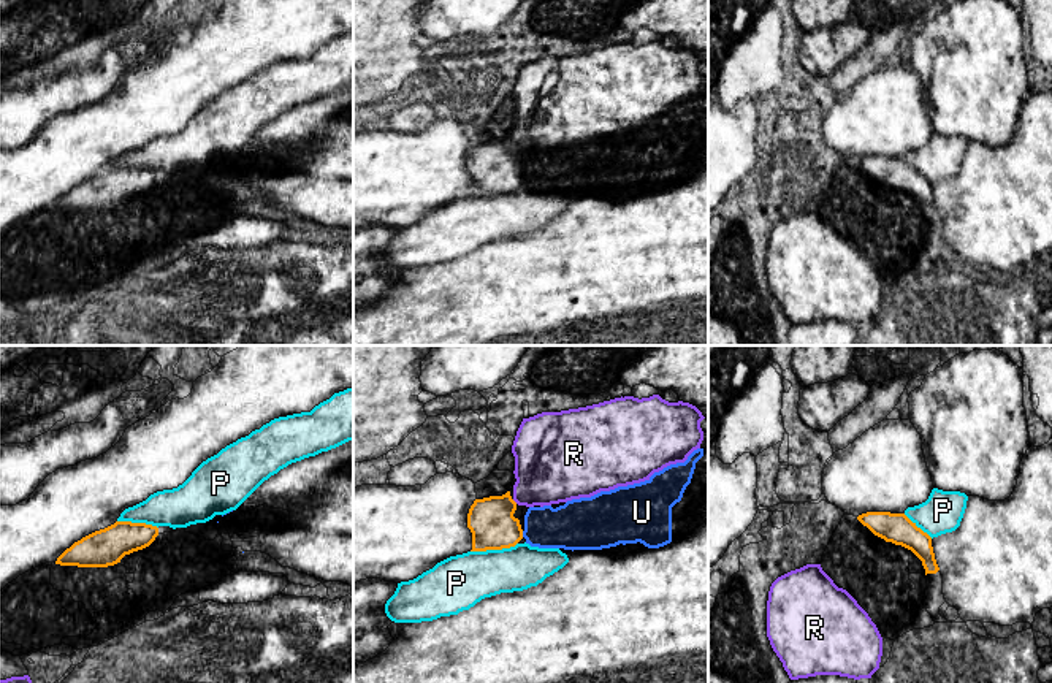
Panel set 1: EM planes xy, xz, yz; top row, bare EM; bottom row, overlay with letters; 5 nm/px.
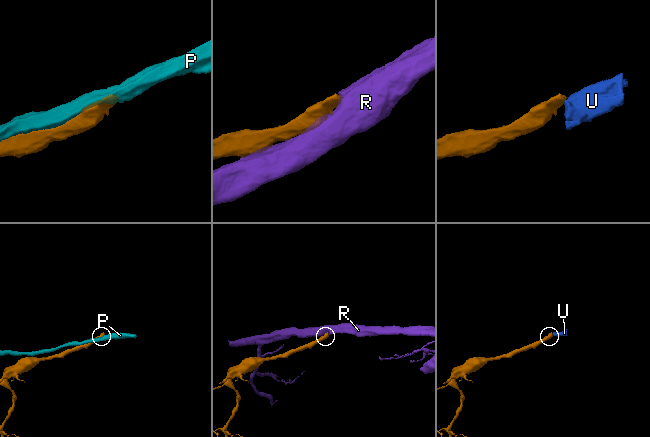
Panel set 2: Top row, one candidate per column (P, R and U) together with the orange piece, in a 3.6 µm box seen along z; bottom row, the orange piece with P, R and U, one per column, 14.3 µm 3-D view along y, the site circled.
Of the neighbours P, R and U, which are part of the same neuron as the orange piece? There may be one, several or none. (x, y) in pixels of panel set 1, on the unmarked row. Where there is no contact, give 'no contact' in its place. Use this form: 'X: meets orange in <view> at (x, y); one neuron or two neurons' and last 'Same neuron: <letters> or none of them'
P: meets orange in xz at (493, 194); two neurons
R: meets orange in xz at (514, 146); one neuron
U: meets orange in xz at (522, 179); two neurons
Same neuron: R

